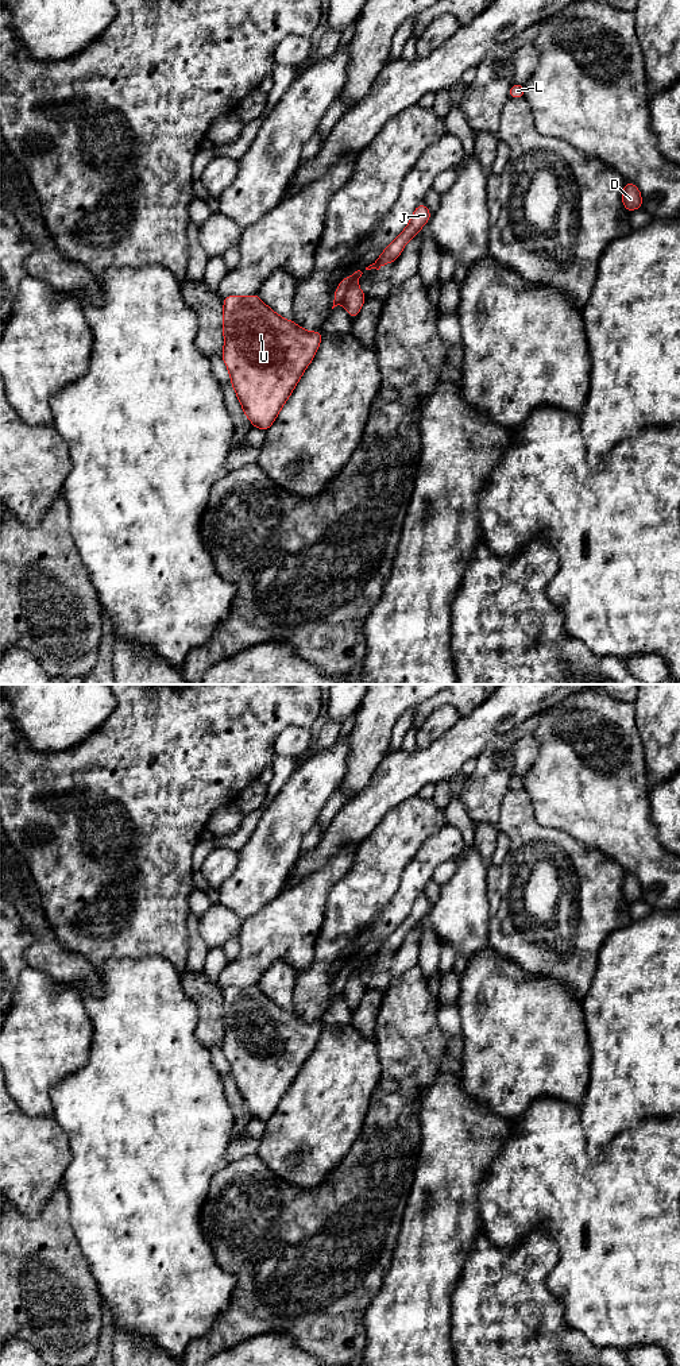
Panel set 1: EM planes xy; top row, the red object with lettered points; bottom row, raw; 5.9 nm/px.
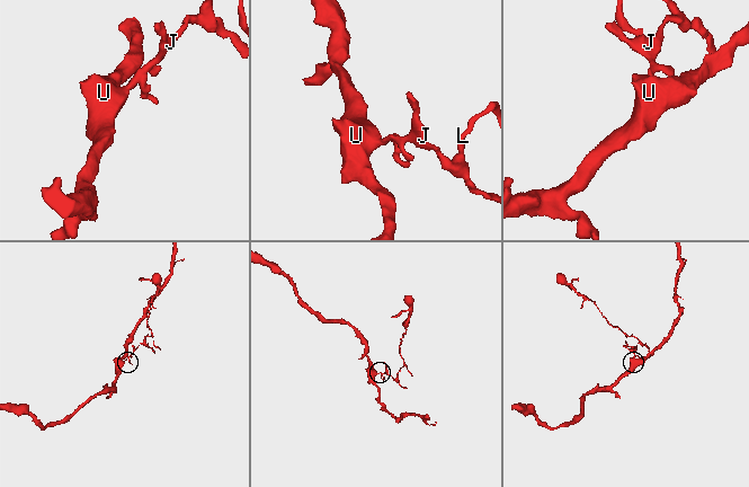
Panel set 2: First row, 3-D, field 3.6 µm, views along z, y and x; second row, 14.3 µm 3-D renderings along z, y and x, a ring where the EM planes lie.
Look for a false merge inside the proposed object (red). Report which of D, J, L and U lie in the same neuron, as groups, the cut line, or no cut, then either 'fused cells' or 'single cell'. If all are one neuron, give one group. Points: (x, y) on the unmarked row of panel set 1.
D J L / U; cut in xy along (350, 968), (342, 992); fused cells

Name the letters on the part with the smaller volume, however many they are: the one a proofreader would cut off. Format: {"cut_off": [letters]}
{"cut_off": ["D", "J", "L"]}

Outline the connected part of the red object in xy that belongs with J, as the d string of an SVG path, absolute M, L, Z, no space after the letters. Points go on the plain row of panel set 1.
M421 894L413 903L412 910L409 915L405 918L405 921L395 929L393 934L390 934L380 948L366 961L376 960L379 961L383 956L395 953L402 941L405 939L406 934L418 926L420 921L429 912L432 904L428 900L428 898Z

